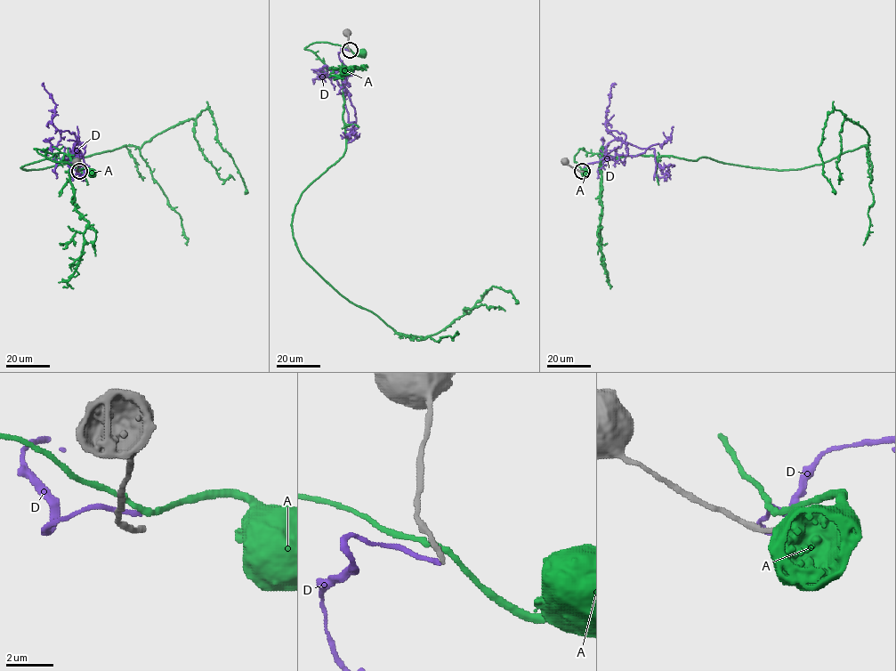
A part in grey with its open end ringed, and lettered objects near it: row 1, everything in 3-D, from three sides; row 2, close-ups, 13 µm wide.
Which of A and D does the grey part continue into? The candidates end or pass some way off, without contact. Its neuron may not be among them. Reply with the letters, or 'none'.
D

